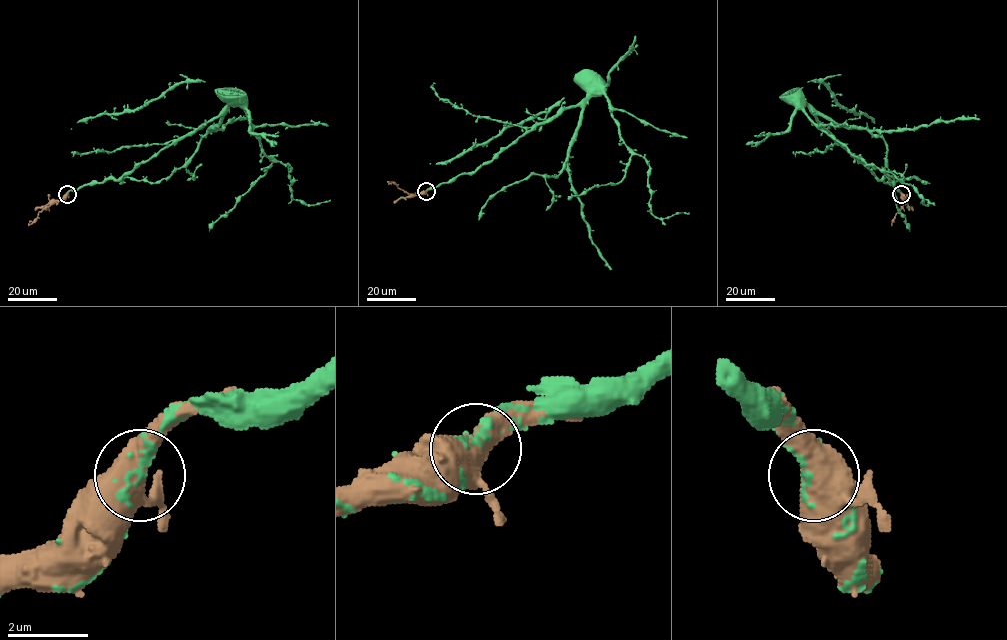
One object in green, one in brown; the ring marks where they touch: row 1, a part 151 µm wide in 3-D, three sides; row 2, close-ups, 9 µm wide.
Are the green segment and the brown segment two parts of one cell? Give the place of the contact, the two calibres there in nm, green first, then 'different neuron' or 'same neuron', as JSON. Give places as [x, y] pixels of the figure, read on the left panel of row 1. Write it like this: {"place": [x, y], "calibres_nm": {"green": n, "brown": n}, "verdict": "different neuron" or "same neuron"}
{"place": [67, 194], "calibres_nm": {"green": 140, "brown": 480}, "verdict": "same neuron"}

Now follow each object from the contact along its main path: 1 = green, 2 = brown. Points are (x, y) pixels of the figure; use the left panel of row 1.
1: (67, 194), (119, 179), (228, 105), (239, 105), (261, 149), (290, 166), (292, 197), (315, 205), (330, 200)
2: (67, 194), (42, 210), (28, 225)

